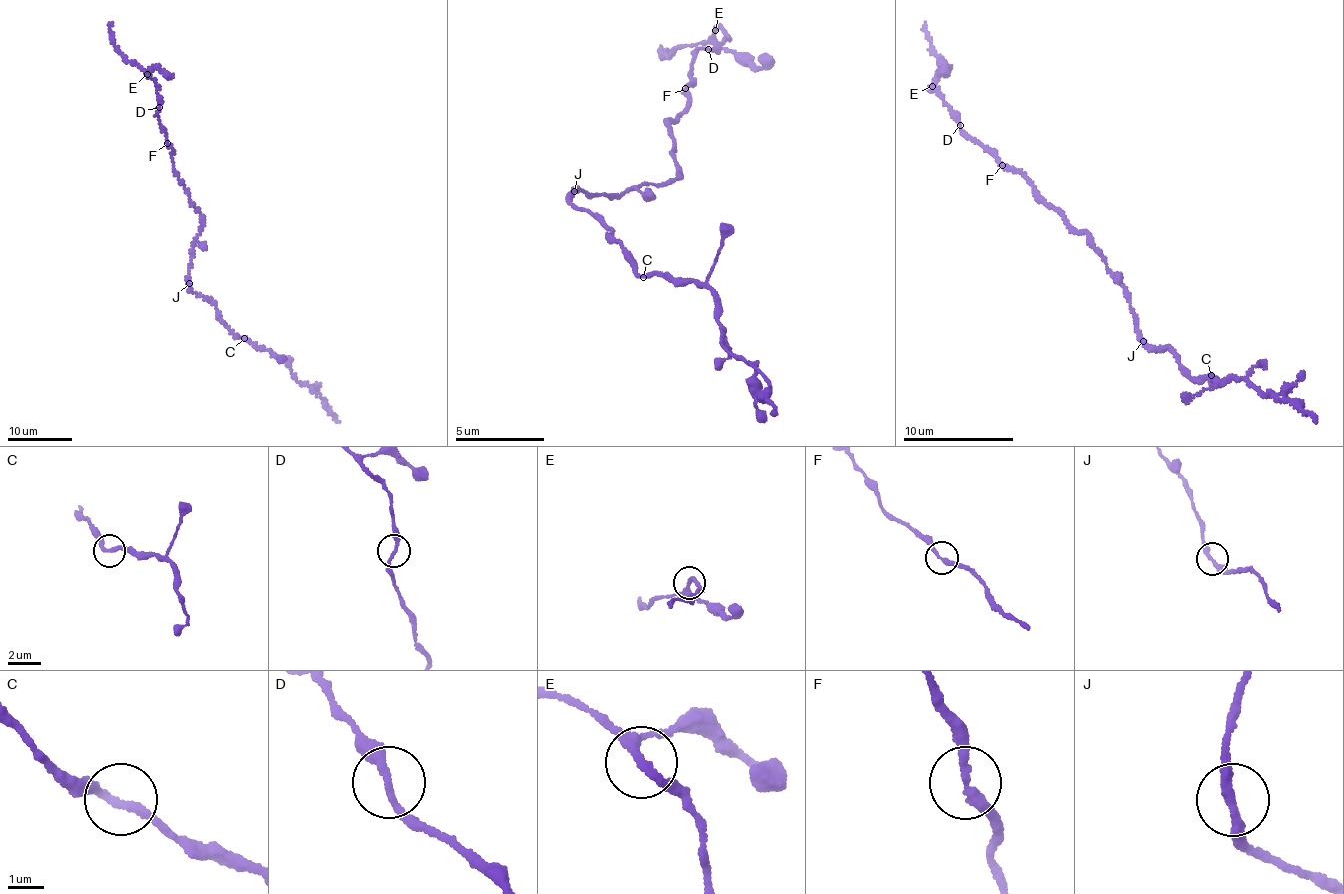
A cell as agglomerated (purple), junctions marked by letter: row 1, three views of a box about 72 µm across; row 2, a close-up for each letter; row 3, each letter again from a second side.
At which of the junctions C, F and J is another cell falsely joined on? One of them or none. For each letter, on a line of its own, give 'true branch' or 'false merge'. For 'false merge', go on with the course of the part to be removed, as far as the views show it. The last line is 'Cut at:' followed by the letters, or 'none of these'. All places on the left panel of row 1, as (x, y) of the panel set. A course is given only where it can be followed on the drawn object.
C: true branch
F: true branch
J: true branch
Cut at: none of these

